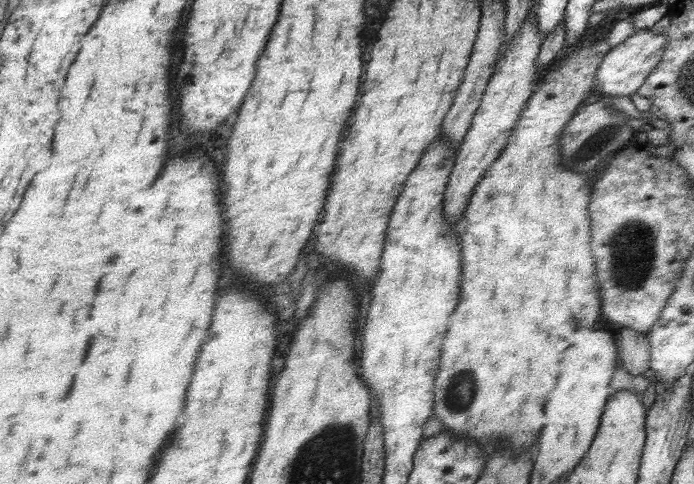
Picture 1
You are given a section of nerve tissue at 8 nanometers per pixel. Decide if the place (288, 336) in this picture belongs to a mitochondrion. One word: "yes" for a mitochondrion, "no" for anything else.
no

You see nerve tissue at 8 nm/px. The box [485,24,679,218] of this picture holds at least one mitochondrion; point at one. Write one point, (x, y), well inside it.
(586, 152)

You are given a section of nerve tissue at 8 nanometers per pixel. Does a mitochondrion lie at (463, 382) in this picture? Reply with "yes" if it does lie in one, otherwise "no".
yes

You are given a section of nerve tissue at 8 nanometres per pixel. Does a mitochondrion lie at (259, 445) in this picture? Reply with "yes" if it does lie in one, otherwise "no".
no

